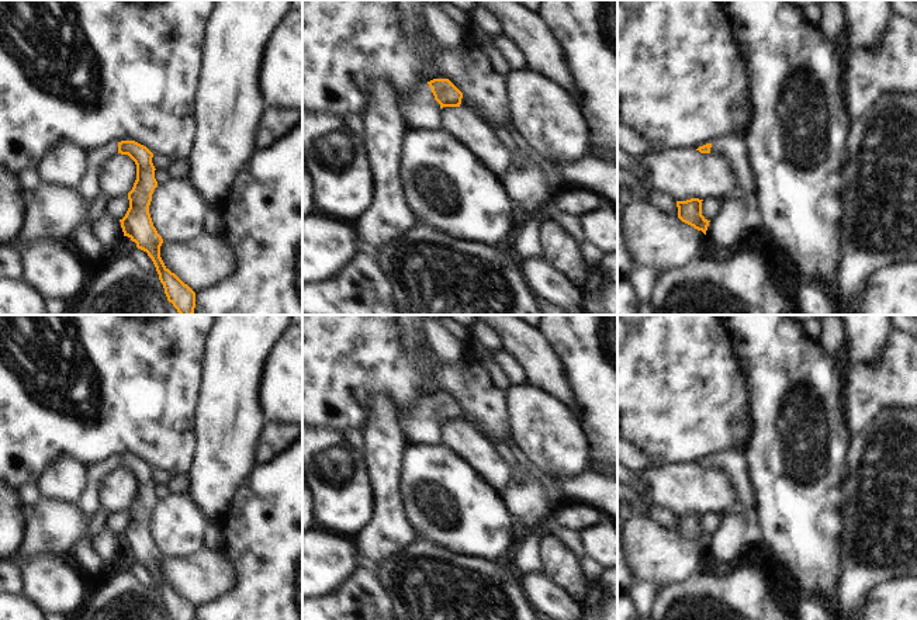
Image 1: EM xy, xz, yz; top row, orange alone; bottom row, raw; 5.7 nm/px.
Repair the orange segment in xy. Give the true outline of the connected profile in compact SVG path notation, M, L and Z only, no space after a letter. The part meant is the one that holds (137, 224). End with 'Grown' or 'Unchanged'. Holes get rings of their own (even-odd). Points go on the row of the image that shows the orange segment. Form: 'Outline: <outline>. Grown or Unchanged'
Outline: M135 141L110 142L86 153L87 170L80 179L76 190L83 195L86 204L84 219L72 232L72 238L80 252L83 261L101 261L105 249L98 239L90 233L90 222L103 201L100 193L100 169L114 155L128 155L136 164L136 180L128 193L129 208L121 222L124 236L136 243L152 259L159 280L163 284L167 301L173 304L180 315L193 315L195 308L195 292L172 273L160 257L162 236L153 226L149 205L153 190L158 187L155 179L153 153Z. Grown

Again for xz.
Outline: M433 79L421 84L401 107L409 129L440 128L440 110L460 107L463 93L449 79Z. Grown

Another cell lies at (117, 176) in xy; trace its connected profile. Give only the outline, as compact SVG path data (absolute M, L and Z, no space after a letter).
M114 155L100 169L100 193L103 200L128 194L135 180L135 162L128 155Z

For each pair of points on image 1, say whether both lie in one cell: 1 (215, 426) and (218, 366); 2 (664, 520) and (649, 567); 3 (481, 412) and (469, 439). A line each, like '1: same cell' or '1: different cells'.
1: same cell
2: different cells
3: different cells

